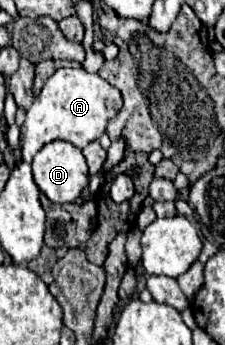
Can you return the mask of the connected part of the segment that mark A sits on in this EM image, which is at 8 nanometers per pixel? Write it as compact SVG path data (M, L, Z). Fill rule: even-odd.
M62 68L56 70L46 82L42 92L34 98L26 112L24 126L20 128L20 148L22 160L32 162L34 154L48 142L64 140L76 148L84 148L88 142L100 138L106 122L120 110L122 98L116 88L112 88L98 74L90 74L84 68Z

